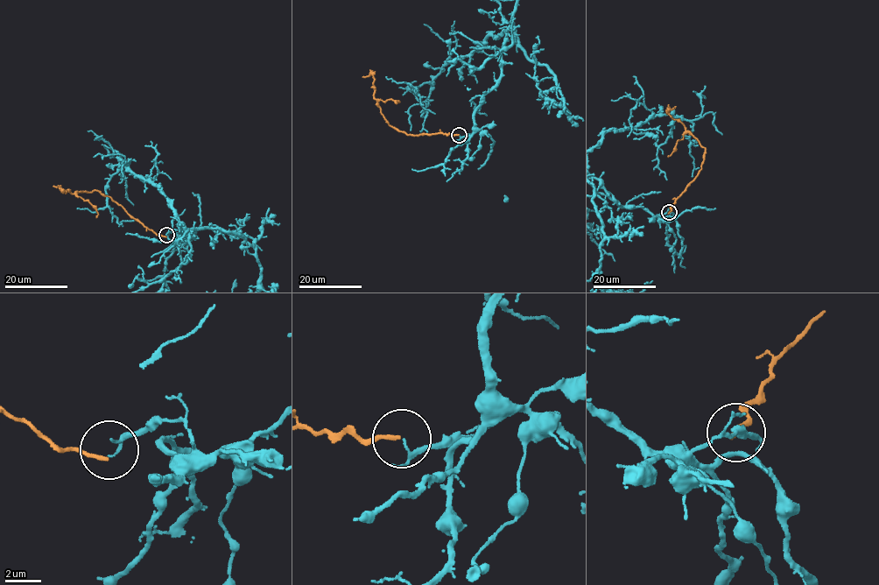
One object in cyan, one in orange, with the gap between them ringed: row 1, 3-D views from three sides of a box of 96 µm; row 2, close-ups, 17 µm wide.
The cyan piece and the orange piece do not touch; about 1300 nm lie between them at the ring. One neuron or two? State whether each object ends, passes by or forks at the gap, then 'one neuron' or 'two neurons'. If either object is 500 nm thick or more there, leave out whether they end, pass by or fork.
cyan passes by | orange ends | two neurons

